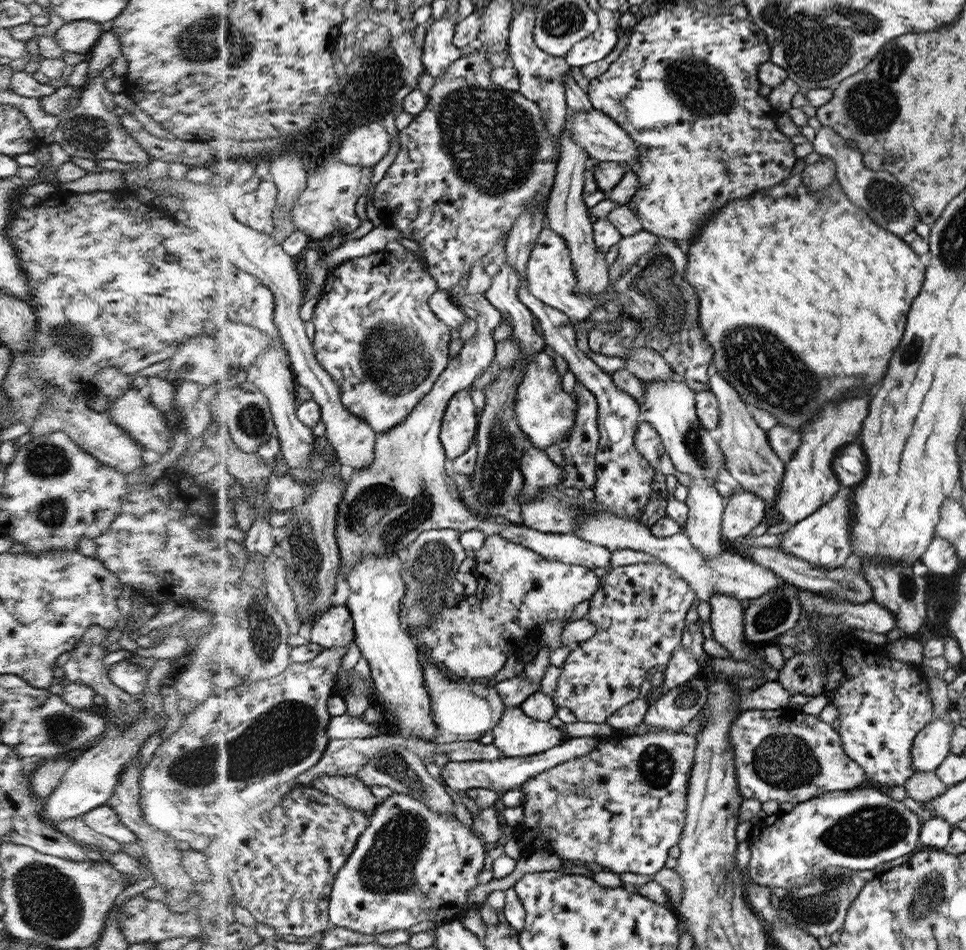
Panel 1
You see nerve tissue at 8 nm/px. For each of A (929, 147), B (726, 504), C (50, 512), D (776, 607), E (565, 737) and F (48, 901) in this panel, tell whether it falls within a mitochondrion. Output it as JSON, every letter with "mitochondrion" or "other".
{"A":"other","B":"other","C":"mitochondrion","D":"mitochondrion","E":"other","F":"mitochondrion"}

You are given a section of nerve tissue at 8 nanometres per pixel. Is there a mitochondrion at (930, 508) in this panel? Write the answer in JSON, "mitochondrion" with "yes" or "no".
{"mitochondrion":"no"}

